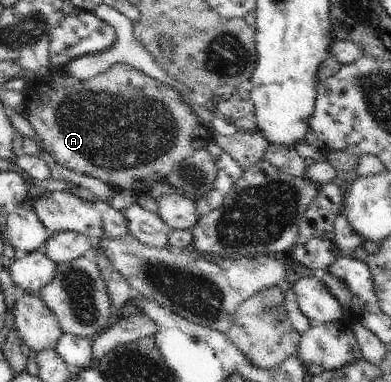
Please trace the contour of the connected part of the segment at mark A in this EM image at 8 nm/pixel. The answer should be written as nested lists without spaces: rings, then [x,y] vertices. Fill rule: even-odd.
[[[113,64],[103,74],[88,80],[78,80],[68,69],[52,75],[45,86],[30,91],[23,114],[36,134],[43,138],[43,150],[69,170],[92,176],[119,190],[141,194],[153,184],[165,181],[177,164],[189,158],[195,150],[207,148],[214,140],[212,130],[199,120],[177,88],[159,82],[129,64]]]

